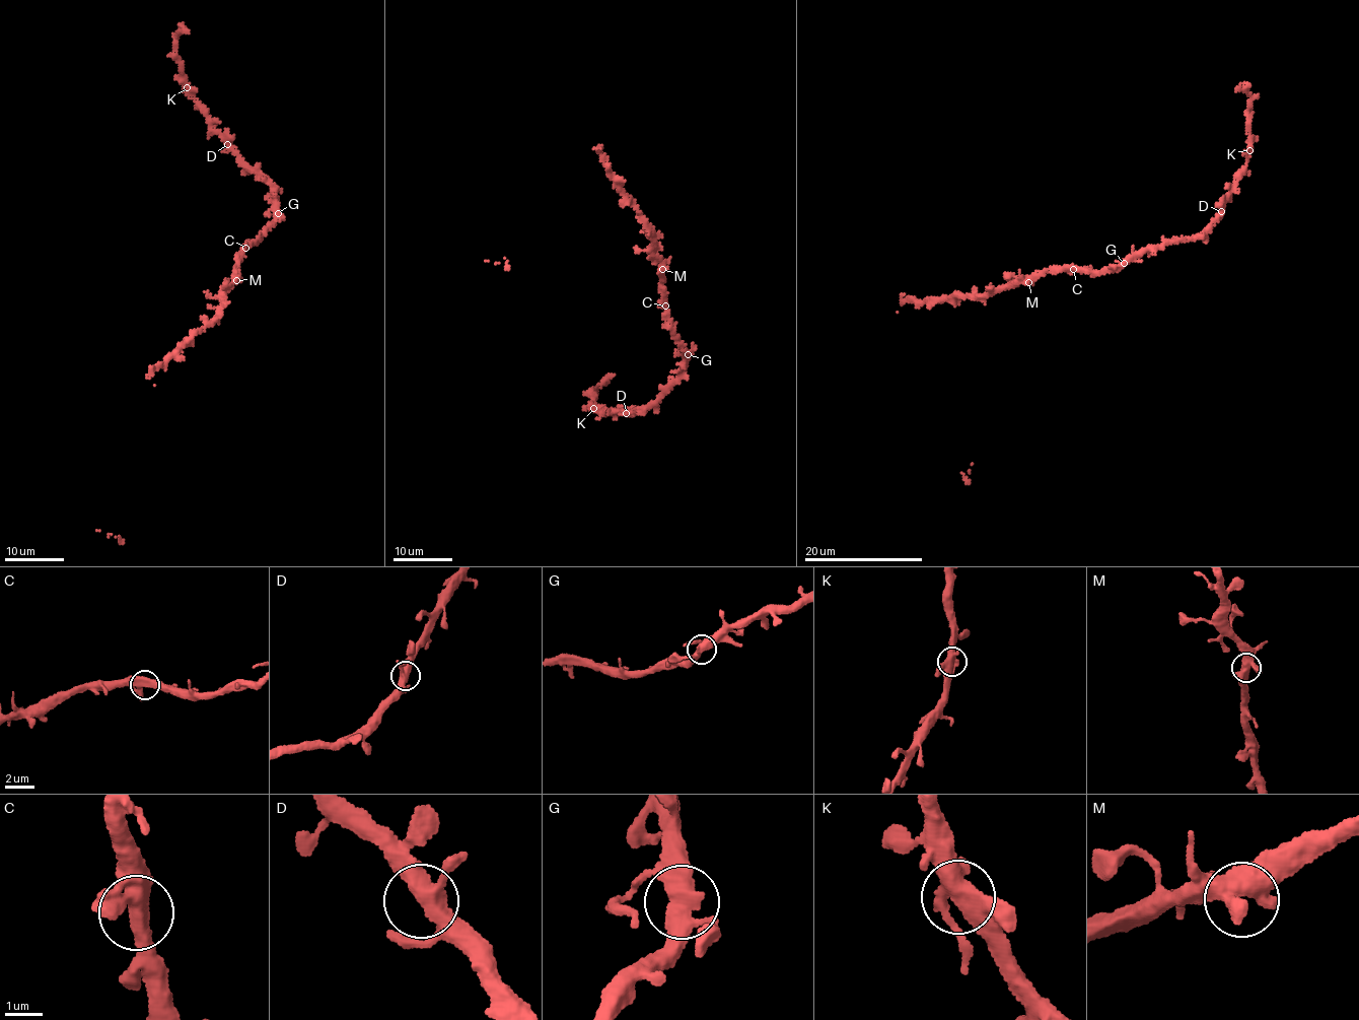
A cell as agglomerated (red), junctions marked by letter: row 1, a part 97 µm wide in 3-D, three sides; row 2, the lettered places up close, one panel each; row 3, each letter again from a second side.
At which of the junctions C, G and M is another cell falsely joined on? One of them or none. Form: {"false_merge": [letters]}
{"false_merge": []}

